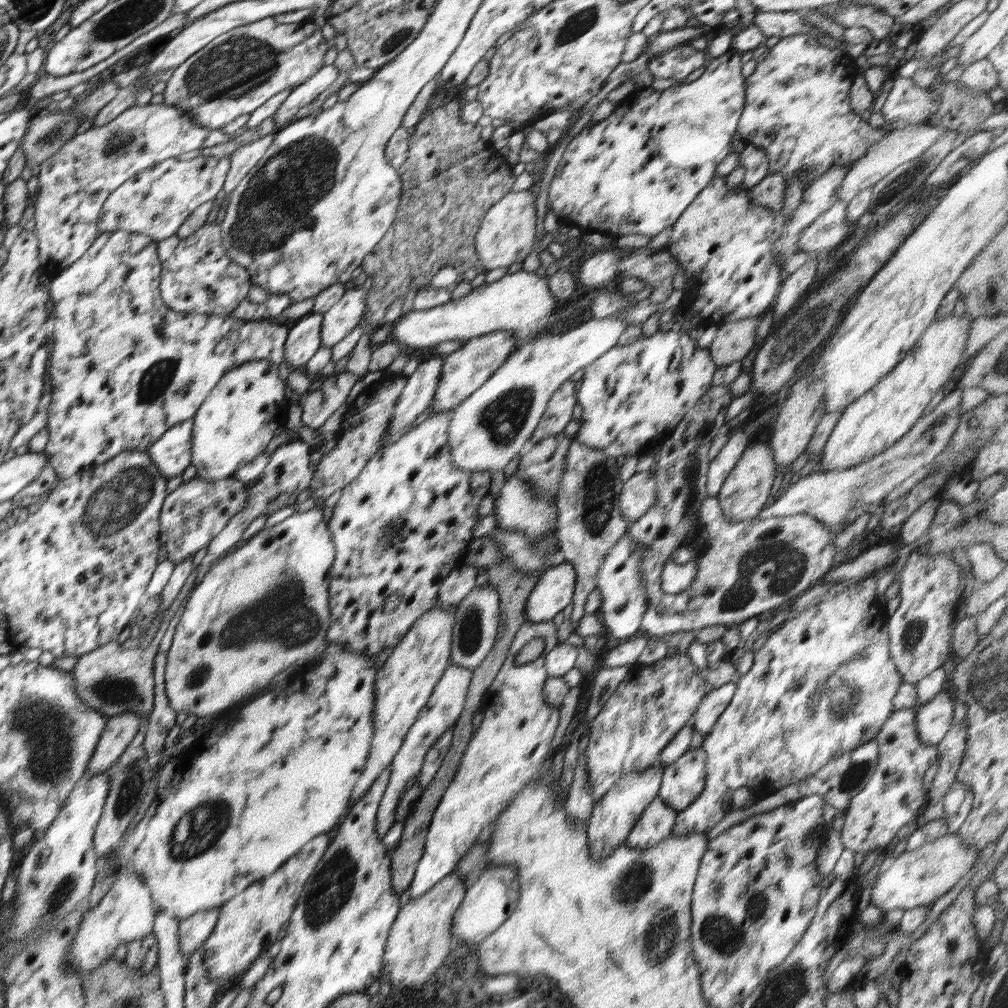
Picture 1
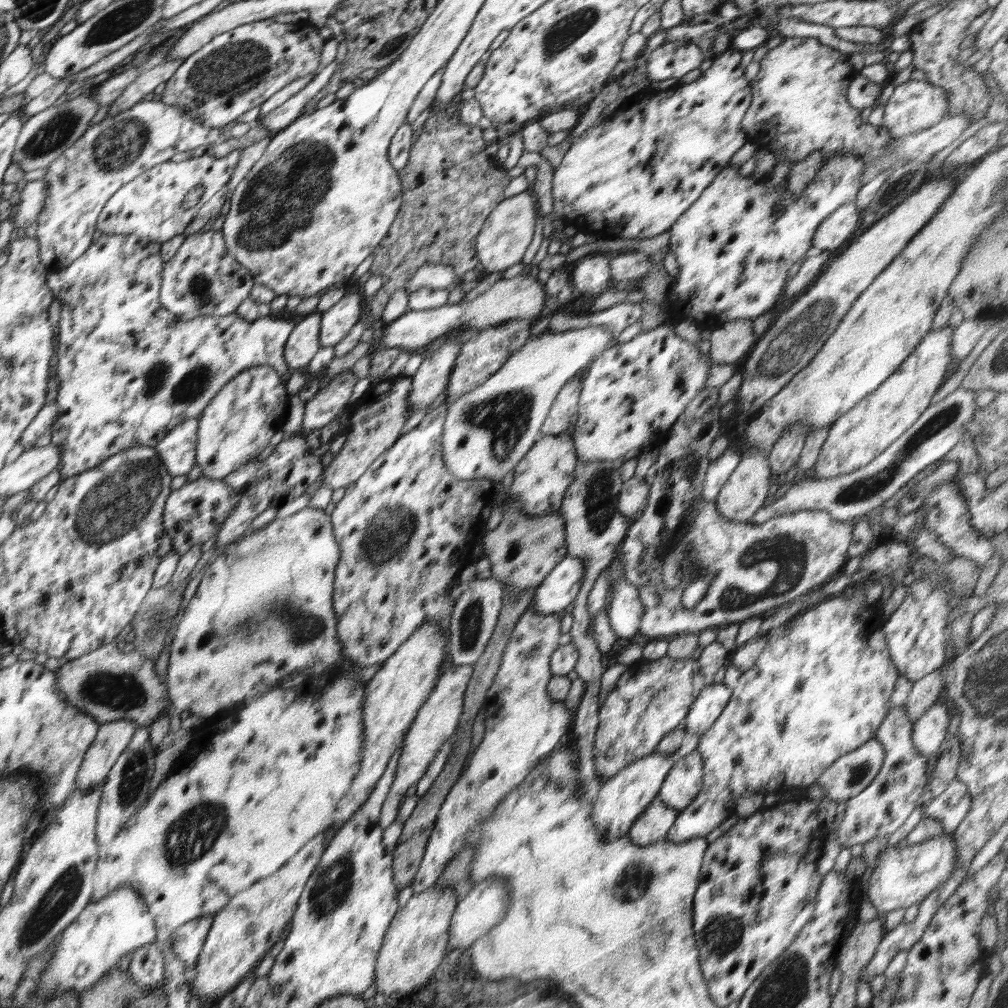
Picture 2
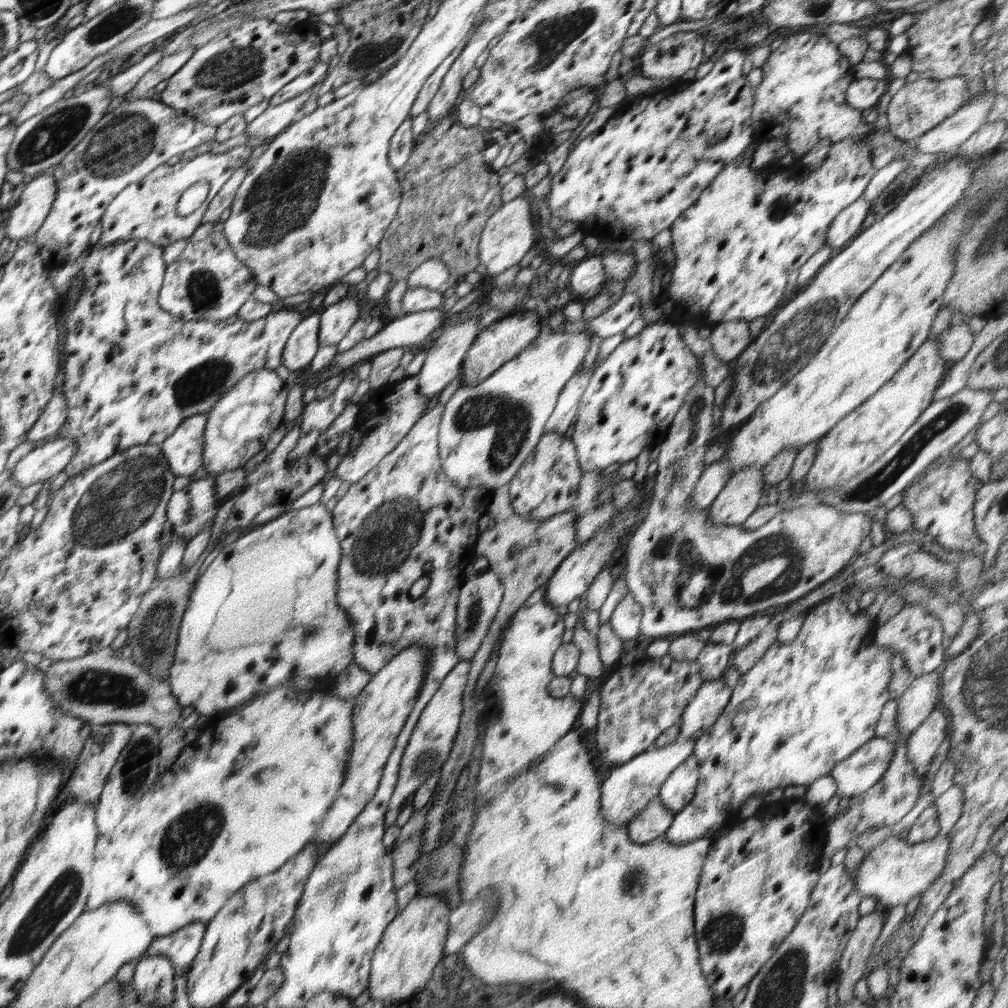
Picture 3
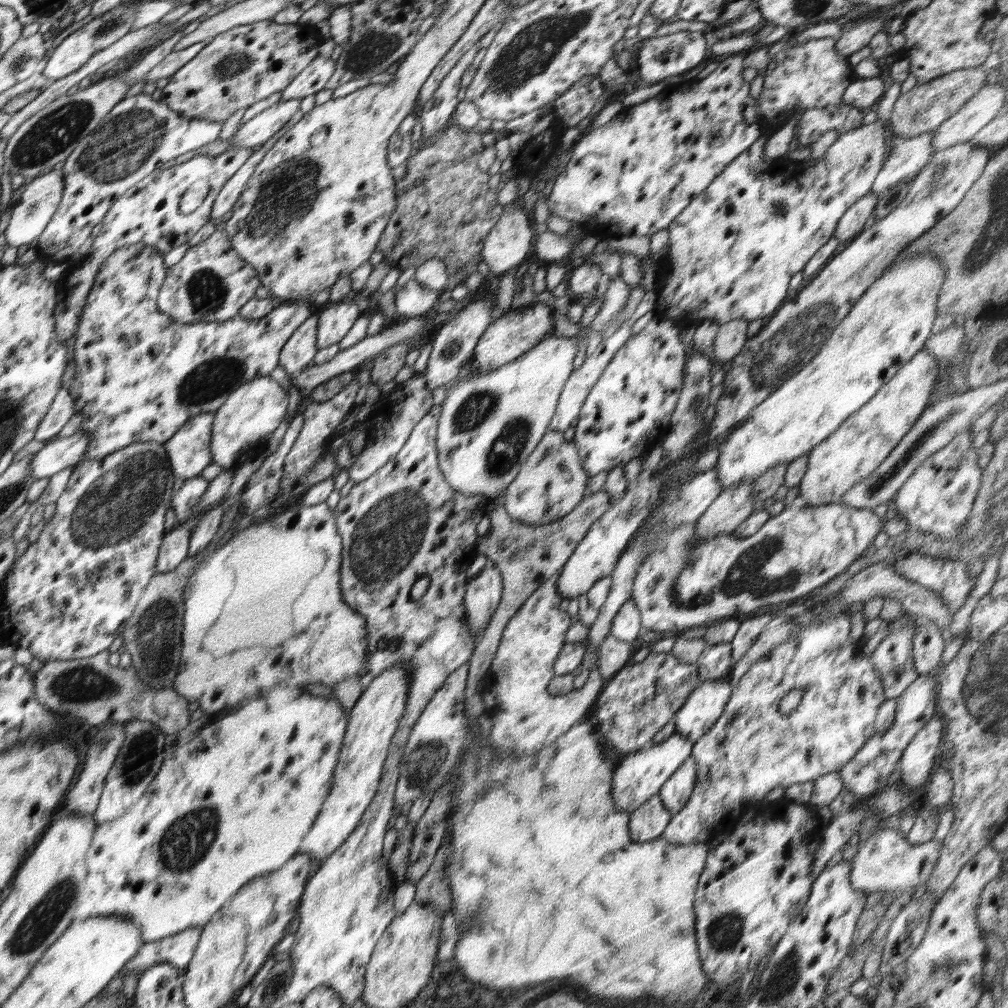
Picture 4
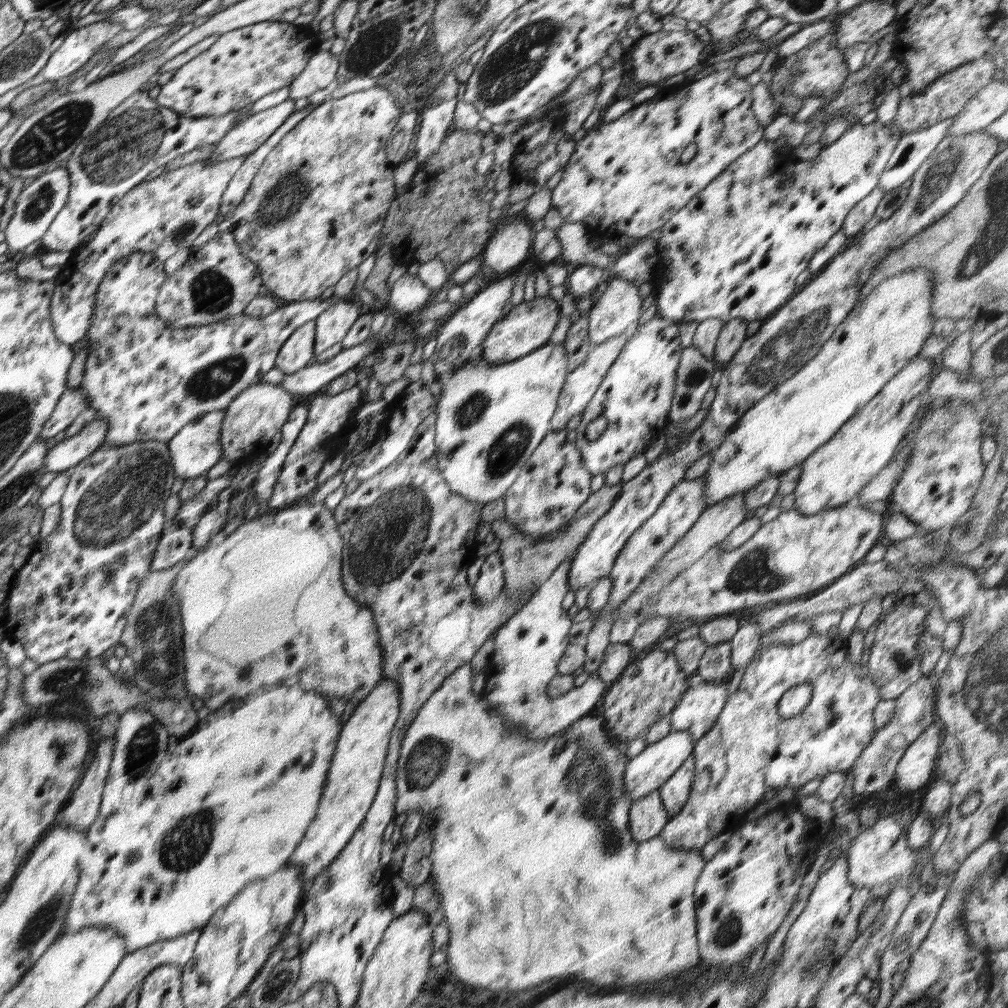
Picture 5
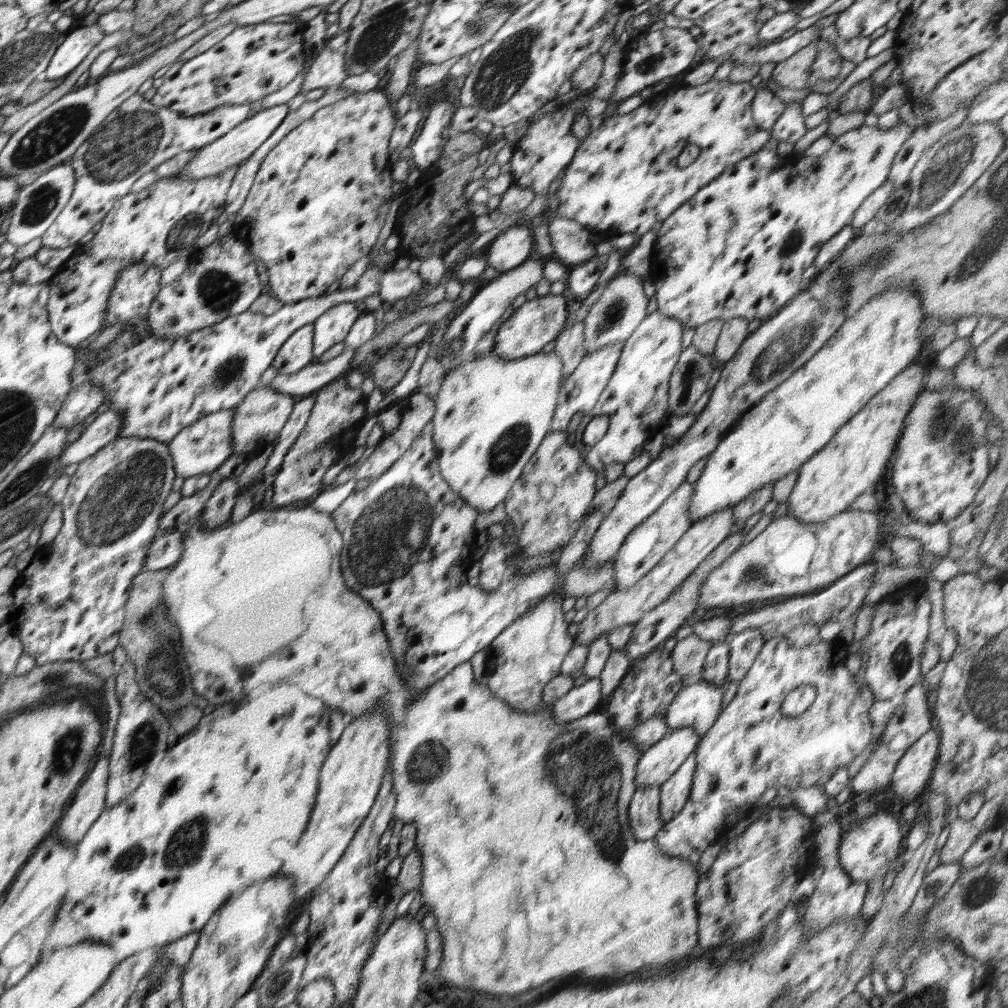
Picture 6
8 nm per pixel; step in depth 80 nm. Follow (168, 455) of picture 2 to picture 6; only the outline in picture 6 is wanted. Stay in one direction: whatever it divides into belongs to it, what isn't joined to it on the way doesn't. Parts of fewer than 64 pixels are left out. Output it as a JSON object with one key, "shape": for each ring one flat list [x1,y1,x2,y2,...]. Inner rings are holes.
{"shape":[[226,409,203,416,200,422,183,428,168,443,169,451,175,466,175,476,190,478,198,474,212,475,218,467,233,454,233,440,231,439,231,424,234,409]]}

